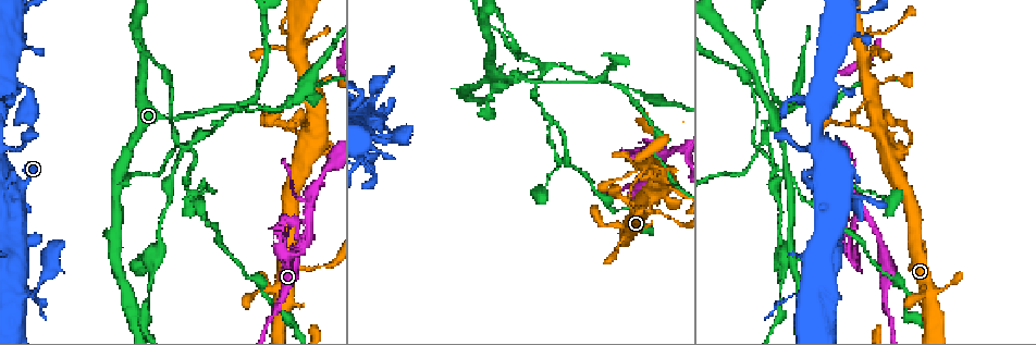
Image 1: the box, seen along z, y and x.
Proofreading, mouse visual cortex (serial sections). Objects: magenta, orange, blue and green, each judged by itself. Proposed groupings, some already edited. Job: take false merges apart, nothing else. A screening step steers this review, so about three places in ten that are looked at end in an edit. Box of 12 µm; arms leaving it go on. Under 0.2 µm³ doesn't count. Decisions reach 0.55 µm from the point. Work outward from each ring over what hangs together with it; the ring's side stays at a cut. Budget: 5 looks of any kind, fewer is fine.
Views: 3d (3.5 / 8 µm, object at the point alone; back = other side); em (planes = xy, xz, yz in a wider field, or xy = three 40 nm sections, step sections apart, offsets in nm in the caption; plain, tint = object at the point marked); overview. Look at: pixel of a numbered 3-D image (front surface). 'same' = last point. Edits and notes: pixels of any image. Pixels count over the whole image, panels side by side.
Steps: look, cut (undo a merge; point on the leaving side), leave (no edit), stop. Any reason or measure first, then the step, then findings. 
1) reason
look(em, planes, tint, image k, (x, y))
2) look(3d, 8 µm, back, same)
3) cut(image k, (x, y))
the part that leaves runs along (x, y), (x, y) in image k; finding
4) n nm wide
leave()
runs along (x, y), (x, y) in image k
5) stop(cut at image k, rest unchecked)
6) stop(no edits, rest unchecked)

side arm on a straight run
look(3d, 8 µm, image 1, (665, 178))

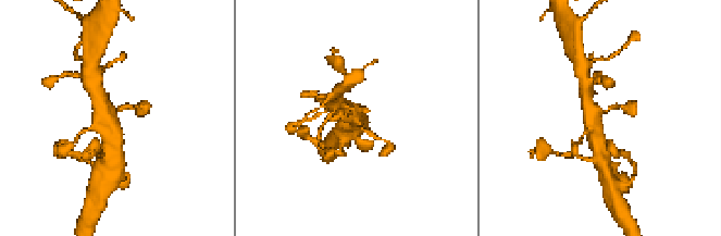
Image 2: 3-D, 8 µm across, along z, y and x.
look(em, xy, step 3, tint, image 2, (600, 114))

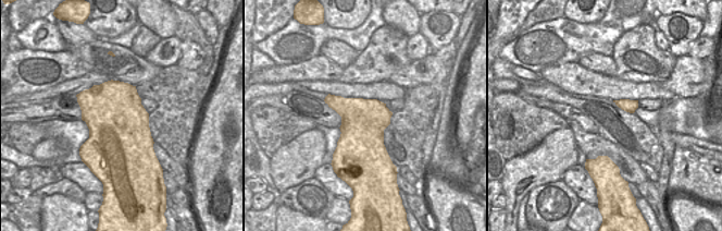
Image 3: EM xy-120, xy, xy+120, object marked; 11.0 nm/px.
500 nm wide
leave()
runs along (112, 149), (110, 129), (97, 91) in image 2; all the same cell

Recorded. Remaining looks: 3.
abrupt turn
look(3d, 3.5 µm, back, image 1, (592, 82))

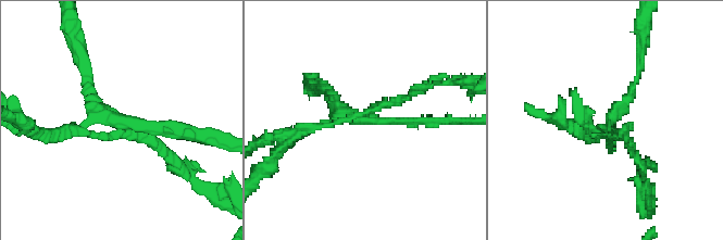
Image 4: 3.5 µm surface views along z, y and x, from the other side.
need the tissue
look(em, xy, step 2, tint, image 4, (122, 123))

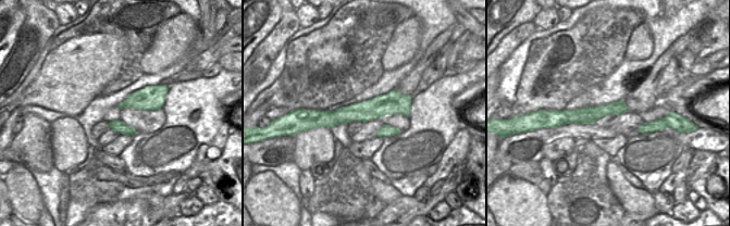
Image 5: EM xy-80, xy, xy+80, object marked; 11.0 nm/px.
look(em, xy, step 1, tint, same)

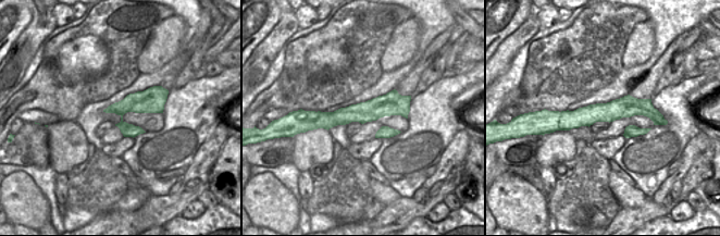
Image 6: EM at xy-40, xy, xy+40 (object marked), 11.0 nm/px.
240 nm wide
cut(image 4, (561, 103))
the part that leaves runs along (616, 131), (625, 135), (648, 185) in image 4; a second cell is stuck on

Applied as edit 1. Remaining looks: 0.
stop(cut at image 4, rest unchecked)

